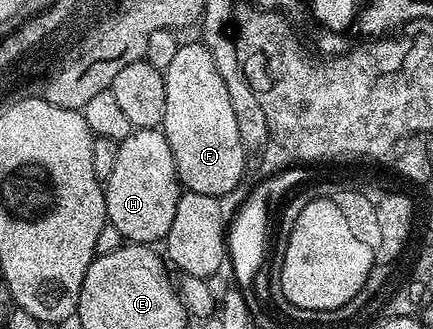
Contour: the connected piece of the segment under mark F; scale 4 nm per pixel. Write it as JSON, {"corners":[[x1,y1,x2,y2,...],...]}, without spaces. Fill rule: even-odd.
{"corners":[[201,42,195,44,180,43,177,55,165,70,165,114,161,130,167,136,169,146,173,150,175,169,179,172,179,183,186,191,210,196,225,197,236,191,243,180,243,167,249,159,243,146,243,139,237,128,237,118,233,114,233,106,229,102,229,90,225,90,225,82,221,74,217,74,217,66,213,62,213,54]]}

